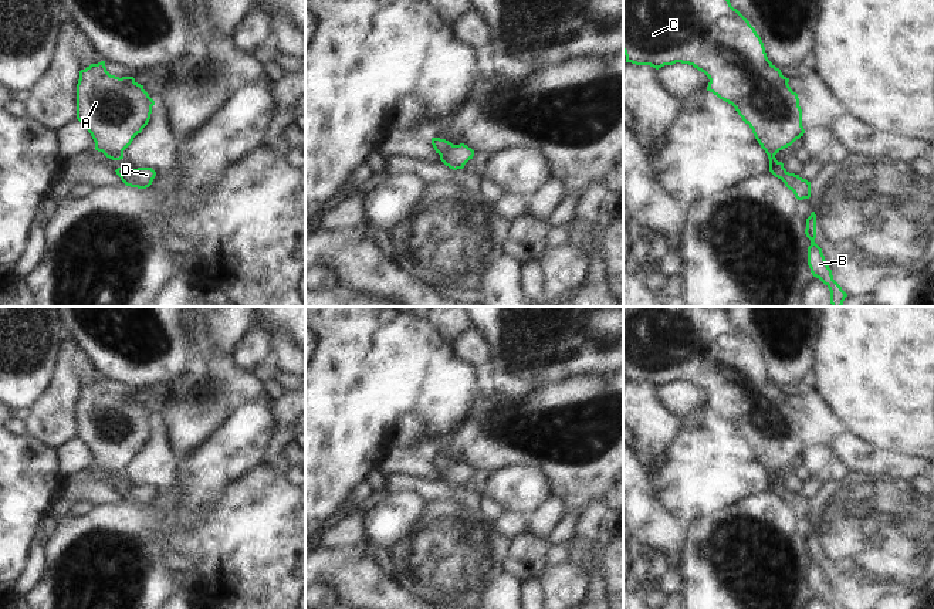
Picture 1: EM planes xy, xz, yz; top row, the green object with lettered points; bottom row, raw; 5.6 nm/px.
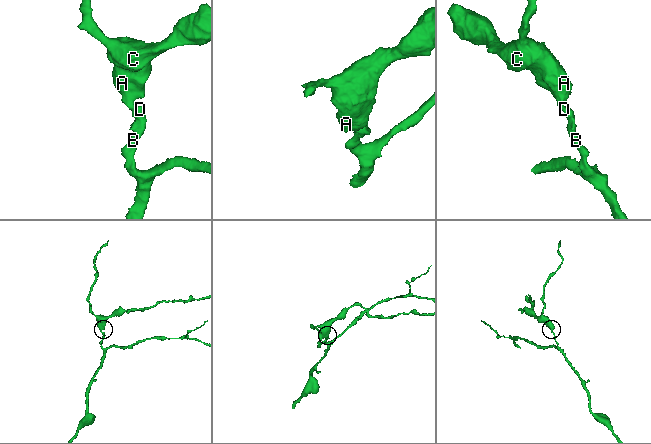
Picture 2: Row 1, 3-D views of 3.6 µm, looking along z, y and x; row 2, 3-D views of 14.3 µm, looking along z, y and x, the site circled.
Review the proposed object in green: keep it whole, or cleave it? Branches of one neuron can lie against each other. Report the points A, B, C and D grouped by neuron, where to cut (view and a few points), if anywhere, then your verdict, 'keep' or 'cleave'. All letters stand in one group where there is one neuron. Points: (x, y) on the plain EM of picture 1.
A B C D | no cut | keep

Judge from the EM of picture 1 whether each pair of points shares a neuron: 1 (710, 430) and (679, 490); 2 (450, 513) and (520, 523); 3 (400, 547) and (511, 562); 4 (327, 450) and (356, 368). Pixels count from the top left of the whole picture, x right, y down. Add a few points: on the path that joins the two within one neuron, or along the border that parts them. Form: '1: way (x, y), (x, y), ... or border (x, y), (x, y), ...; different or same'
1: way (709, 445), (709, 460), (693, 476); same
2: border (491, 523), (493, 528), (503, 538), (508, 540); different
3: border (510, 540), (500, 571); different
4: way (327, 430), (327, 425), (354, 388); same

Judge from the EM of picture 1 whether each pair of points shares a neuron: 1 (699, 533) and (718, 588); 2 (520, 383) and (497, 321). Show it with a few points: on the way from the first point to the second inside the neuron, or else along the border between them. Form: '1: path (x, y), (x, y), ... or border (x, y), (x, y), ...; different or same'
1: path (711, 547), (711, 565), (718, 574); same
2: path (520, 368), (520, 344), (513, 337); same

